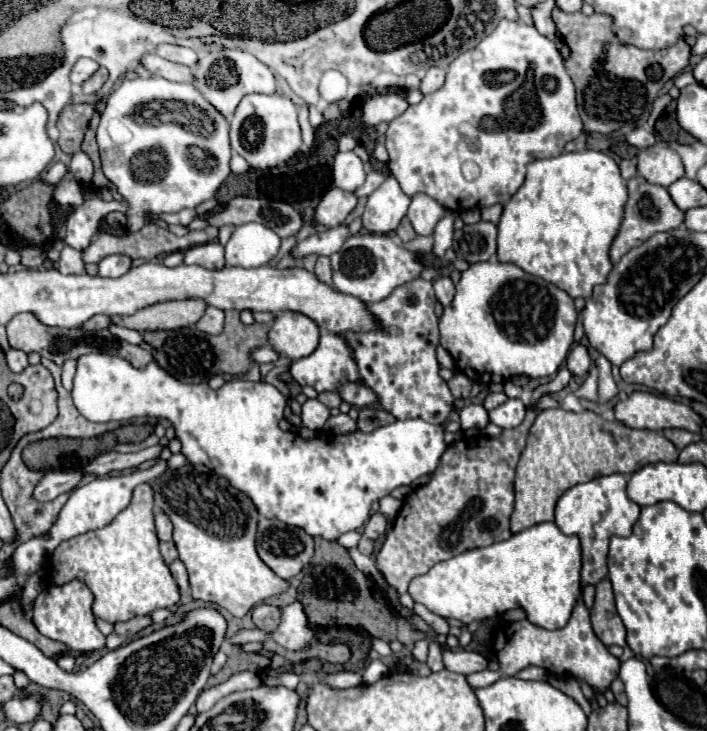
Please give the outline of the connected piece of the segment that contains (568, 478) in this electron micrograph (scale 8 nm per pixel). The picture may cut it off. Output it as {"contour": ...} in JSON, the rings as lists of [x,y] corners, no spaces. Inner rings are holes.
{"contour":[[[556,408],[542,410],[538,414],[536,422],[530,428],[528,444],[516,466],[516,506],[510,518],[510,530],[514,534],[542,522],[552,522],[558,498],[568,488],[580,482],[590,482],[598,476],[608,476],[616,472],[630,476],[646,464],[678,460],[676,446],[660,432],[634,430],[618,420],[612,422],[612,432],[606,426],[606,420],[588,410],[576,414]]]}

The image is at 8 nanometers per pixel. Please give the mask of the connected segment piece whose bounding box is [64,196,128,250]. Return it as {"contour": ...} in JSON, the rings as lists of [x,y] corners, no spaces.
{"contour":[[[92,196],[84,200],[82,206],[78,206],[70,216],[68,216],[68,222],[66,222],[66,236],[64,236],[64,242],[76,250],[84,250],[92,236],[98,232],[98,226],[100,226],[100,220],[106,216],[106,214],[112,212],[112,210],[121,211],[126,213],[128,205],[125,201],[106,202],[98,196]]]}

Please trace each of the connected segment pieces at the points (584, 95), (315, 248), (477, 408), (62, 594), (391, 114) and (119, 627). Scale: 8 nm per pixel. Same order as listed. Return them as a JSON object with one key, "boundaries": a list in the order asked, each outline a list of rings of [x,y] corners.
{"boundaries":[[[[554,8],[552,20],[570,48],[566,70],[574,80],[578,114],[584,124],[584,134],[578,140],[586,140],[590,132],[610,136],[626,124],[628,128],[646,124],[662,86],[688,66],[690,46],[684,38],[664,50],[642,50],[622,44],[612,30],[612,18],[606,14],[584,16],[582,12],[568,14]]],[[[346,226],[316,232],[316,234],[308,236],[306,240],[298,240],[296,246],[290,250],[290,256],[292,258],[304,258],[304,256],[310,256],[310,254],[330,256],[332,252],[338,252],[342,248],[342,244],[348,240],[348,236],[350,234],[348,234]]],[[[470,404],[466,408],[462,408],[460,412],[460,424],[464,430],[468,428],[486,428],[490,424],[490,418],[488,418],[488,410],[480,404]]],[[[72,580],[62,586],[48,586],[40,592],[40,596],[34,600],[32,608],[32,620],[40,634],[64,642],[72,652],[94,652],[104,648],[104,634],[96,626],[96,616],[92,612],[94,594],[88,590],[88,586],[80,580]]],[[[374,94],[362,104],[362,120],[366,126],[378,126],[380,122],[392,122],[408,108],[408,102],[398,94]]],[[[142,616],[142,618],[132,618],[128,622],[116,622],[114,624],[114,632],[120,634],[122,638],[134,638],[142,628],[150,626],[152,618],[150,616]]]]}

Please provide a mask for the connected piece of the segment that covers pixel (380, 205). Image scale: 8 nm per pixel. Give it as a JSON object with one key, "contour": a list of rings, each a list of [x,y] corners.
{"contour":[[[392,174],[368,196],[366,210],[362,214],[364,228],[368,232],[394,232],[400,220],[406,216],[410,198],[400,190]]]}

